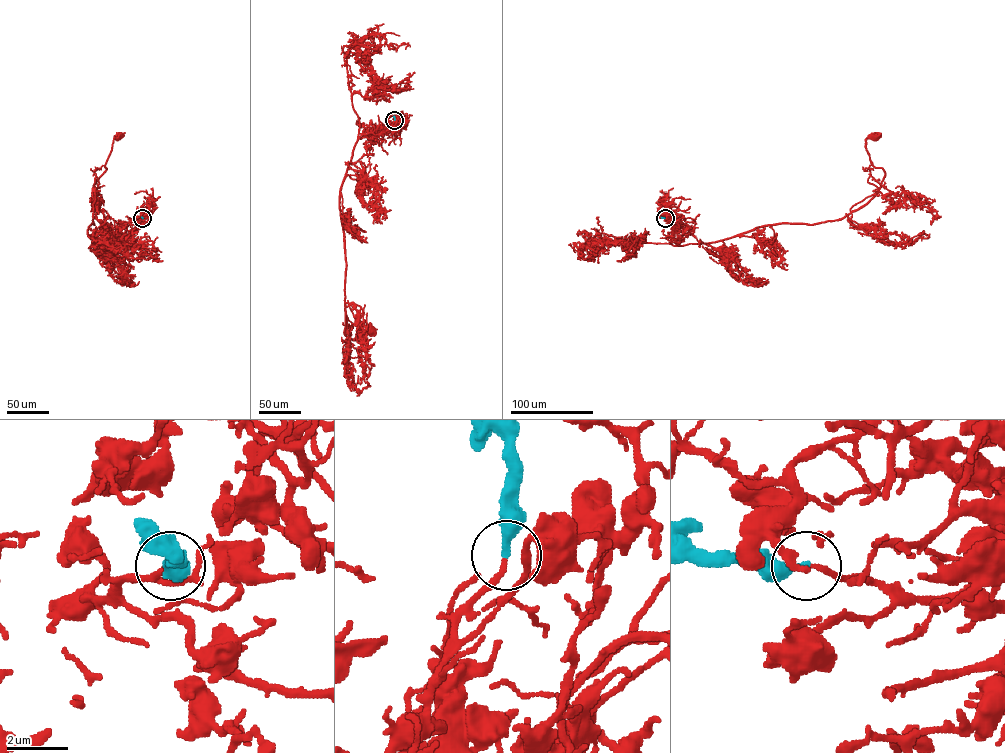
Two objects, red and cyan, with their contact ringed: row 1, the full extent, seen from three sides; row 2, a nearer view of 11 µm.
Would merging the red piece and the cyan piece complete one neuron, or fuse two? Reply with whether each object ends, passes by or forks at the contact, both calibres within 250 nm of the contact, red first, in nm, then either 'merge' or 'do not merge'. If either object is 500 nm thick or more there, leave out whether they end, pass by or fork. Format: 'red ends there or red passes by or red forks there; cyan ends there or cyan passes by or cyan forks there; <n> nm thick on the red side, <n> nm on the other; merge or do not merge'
red ends there; cyan ends there; 170 nm thick on the red side, 320 nm on the other; merge

